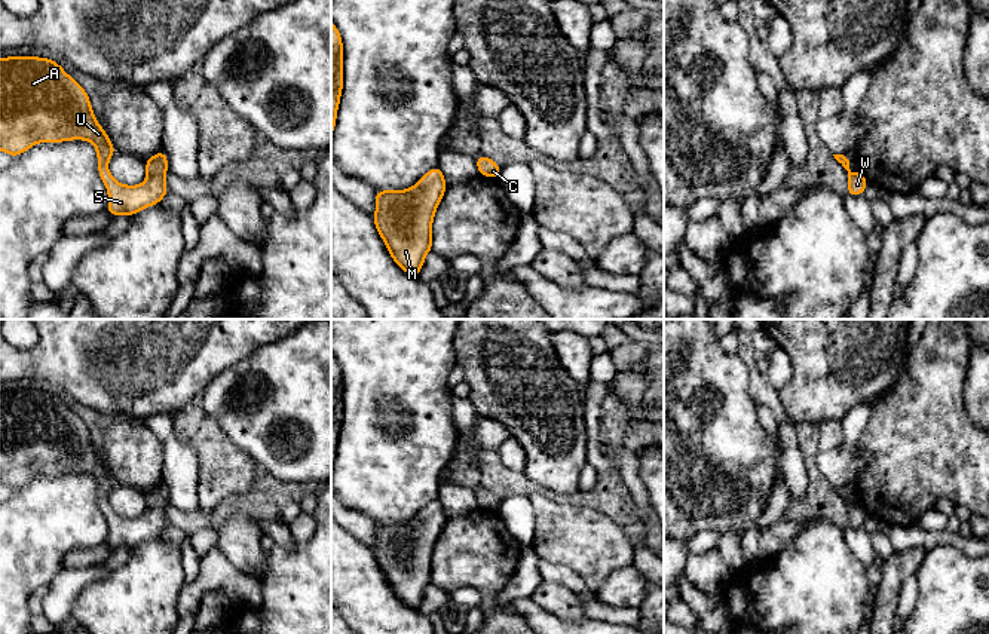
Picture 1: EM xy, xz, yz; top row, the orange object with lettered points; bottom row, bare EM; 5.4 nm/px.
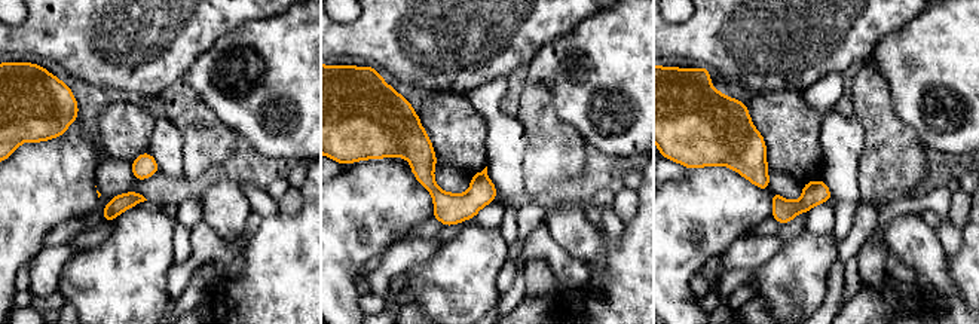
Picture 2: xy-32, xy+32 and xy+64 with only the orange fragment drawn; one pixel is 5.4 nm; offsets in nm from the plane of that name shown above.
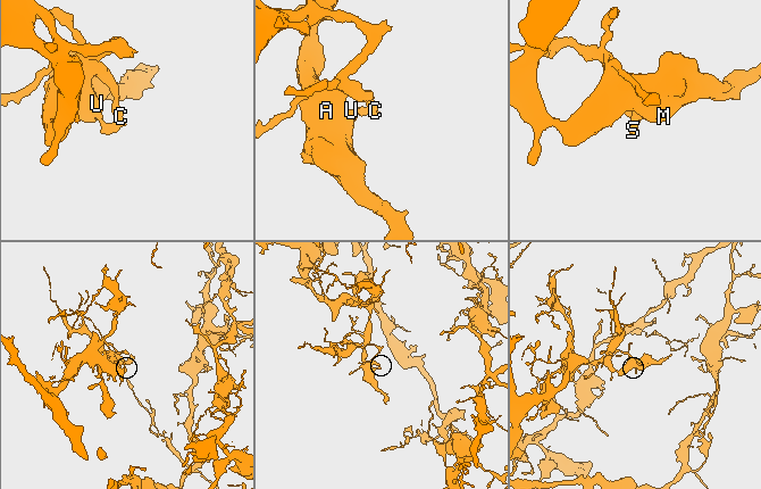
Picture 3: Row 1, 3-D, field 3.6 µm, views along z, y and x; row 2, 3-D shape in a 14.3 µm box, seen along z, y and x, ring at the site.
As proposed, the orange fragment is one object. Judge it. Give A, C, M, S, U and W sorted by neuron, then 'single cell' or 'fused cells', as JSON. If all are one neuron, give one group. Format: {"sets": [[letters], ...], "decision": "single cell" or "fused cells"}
{"sets": [["A", "M", "S", "U", "W"], ["C"]], "decision": "fused cells"}

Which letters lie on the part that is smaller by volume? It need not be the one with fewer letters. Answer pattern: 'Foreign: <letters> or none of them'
Foreign: C

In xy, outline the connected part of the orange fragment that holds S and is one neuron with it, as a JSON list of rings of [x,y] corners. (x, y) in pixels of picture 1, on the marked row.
[[[10,56],[0,58],[0,150],[12,157],[27,151],[37,143],[61,143],[85,140],[95,144],[98,174],[108,192],[107,211],[111,215],[134,215],[159,203],[166,195],[165,174],[147,178],[140,186],[117,183],[108,171],[108,160],[116,153],[105,129],[95,119],[85,89],[50,58]]]

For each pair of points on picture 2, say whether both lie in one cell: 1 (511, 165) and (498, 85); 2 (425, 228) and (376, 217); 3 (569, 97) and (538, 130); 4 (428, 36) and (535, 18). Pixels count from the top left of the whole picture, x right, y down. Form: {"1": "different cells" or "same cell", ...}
{"1": "same cell", "2": "different cells", "3": "different cells", "4": "same cell"}

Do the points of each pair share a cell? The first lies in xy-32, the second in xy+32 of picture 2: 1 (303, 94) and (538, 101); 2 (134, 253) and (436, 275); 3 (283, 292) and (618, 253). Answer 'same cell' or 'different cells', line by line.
1: different cells
2: same cell
3: same cell

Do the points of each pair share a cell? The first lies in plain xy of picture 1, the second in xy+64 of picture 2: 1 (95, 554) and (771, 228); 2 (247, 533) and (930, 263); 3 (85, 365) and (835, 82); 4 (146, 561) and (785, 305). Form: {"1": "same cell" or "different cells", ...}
{"1": "same cell", "2": "same cell", "3": "different cells", "4": "same cell"}

